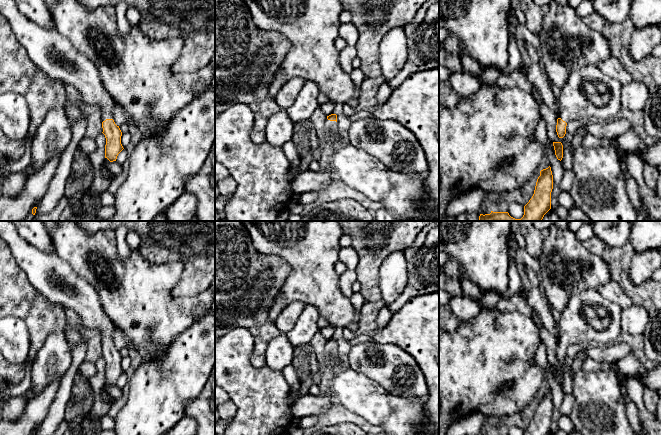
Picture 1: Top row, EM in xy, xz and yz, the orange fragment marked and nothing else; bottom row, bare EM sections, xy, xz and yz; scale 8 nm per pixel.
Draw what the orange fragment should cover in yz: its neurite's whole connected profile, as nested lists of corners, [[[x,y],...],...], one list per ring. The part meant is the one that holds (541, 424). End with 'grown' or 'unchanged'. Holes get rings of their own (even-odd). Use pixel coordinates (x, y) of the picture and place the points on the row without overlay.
[[[551,391],[540,395],[534,418],[524,430],[524,435],[549,435],[551,433],[551,416],[553,413],[553,399]]] | unchanged

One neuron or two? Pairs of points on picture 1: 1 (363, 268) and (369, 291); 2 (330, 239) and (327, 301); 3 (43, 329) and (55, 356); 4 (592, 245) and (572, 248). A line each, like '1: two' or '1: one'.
1: one
2: one
3: two
4: two

